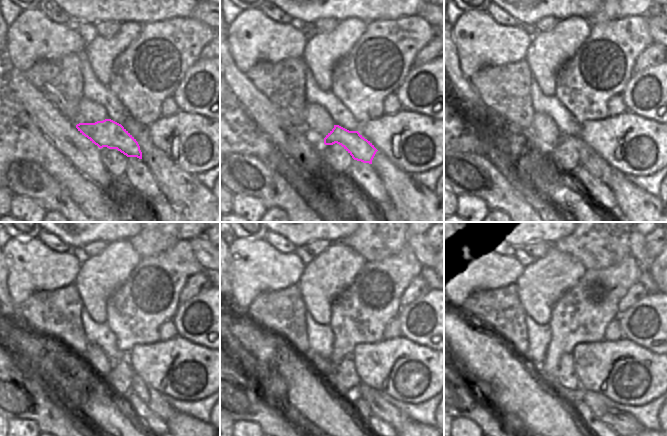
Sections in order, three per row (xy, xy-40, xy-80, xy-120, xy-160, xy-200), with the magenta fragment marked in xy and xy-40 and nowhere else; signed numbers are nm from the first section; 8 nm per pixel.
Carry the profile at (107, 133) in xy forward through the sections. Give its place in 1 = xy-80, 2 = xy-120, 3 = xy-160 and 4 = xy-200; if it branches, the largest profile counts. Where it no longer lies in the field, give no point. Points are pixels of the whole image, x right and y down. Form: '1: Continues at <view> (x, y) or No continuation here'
1: Continues at xy-80 (596, 166)
2: Continues at xy-120 (154, 400)
3: Continues at xy-160 (379, 406)
4: Continues at xy-200 (625, 425).

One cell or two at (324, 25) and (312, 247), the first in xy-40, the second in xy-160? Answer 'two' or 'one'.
one

